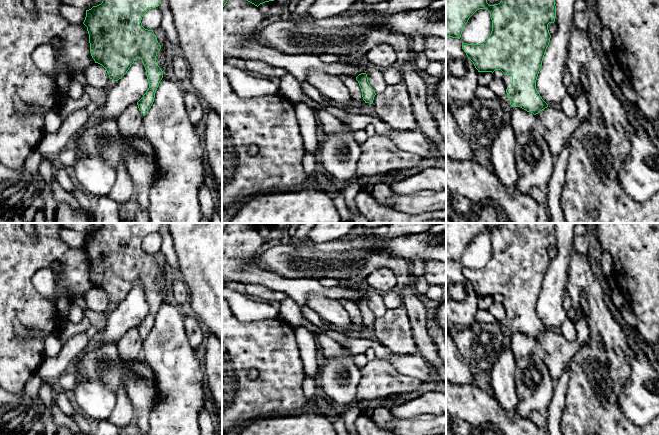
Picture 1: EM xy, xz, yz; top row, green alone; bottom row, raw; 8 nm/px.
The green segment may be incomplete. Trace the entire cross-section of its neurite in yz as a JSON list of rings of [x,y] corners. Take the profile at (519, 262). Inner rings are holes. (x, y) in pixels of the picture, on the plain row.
[[[446,223],[446,261],[458,262],[460,263],[462,255],[468,246],[469,242],[479,233],[487,233],[490,237],[492,244],[492,255],[489,262],[483,268],[467,268],[462,266],[462,273],[466,277],[467,281],[473,286],[475,292],[478,296],[494,296],[495,294],[501,294],[504,297],[502,304],[508,310],[506,313],[507,320],[510,324],[511,331],[520,331],[527,336],[531,336],[534,339],[538,338],[540,335],[548,331],[548,328],[542,323],[540,318],[536,313],[536,304],[542,290],[542,285],[549,269],[551,259],[548,254],[548,248],[554,247],[556,242],[556,230],[555,223],[501,223],[498,228],[489,229],[486,223]]]

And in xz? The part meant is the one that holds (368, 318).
[[[366,297],[359,298],[356,301],[356,304],[358,305],[359,310],[361,312],[362,321],[365,327],[372,328],[376,317],[368,306],[367,298]]]

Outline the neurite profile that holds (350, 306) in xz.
[[[340,299],[339,302],[347,311],[351,321],[356,326],[356,330],[363,330],[365,325],[362,321],[362,315],[355,301],[349,299]]]

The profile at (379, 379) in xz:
[[[386,359],[369,360],[360,368],[361,378],[357,387],[357,400],[374,400],[415,392],[422,381],[401,374]]]

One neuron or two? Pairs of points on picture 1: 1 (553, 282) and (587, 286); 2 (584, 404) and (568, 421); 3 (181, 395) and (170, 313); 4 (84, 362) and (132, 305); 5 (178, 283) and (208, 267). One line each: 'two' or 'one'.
1: two
2: one
3: one
4: two
5: two

